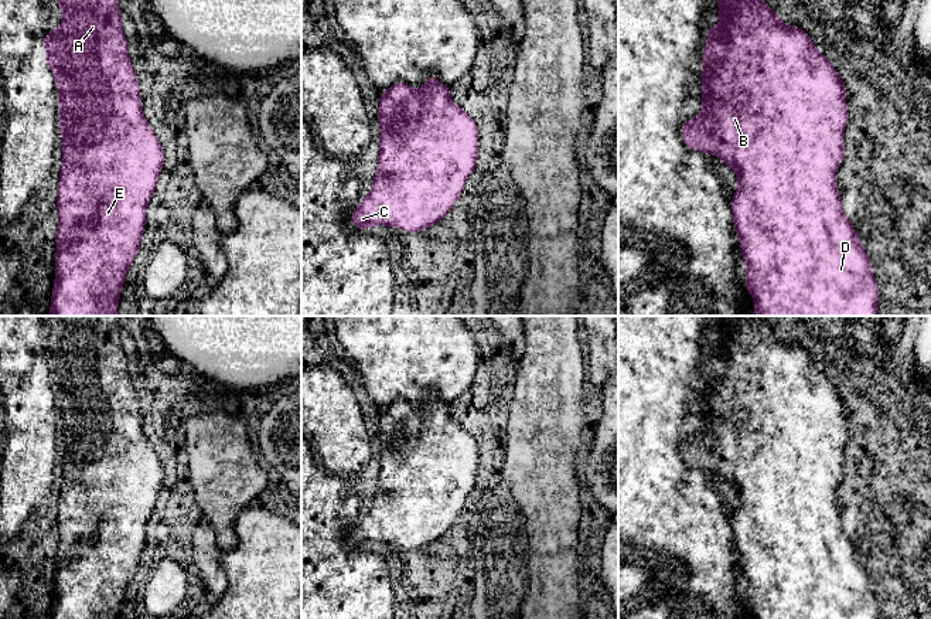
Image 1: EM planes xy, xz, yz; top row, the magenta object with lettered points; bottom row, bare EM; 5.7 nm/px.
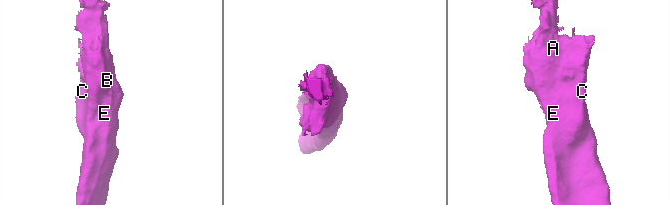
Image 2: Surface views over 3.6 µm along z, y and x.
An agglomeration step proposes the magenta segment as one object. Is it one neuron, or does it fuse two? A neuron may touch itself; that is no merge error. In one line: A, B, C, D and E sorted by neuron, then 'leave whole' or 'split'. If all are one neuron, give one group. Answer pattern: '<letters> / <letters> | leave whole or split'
A B C D E | leave whole

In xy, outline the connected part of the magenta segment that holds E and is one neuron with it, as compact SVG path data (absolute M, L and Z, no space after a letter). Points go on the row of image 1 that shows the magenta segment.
M57 0L58 7L64 11L64 23L55 27L47 37L41 40L41 42L47 47L47 67L52 69L52 75L58 86L59 127L64 143L64 161L61 166L57 197L59 221L57 228L55 282L50 316L117 316L117 305L125 283L125 276L140 249L146 224L146 208L151 195L154 194L156 183L164 163L161 144L141 112L139 78L127 54L127 40L122 30L120 8L117 1L119 0Z

